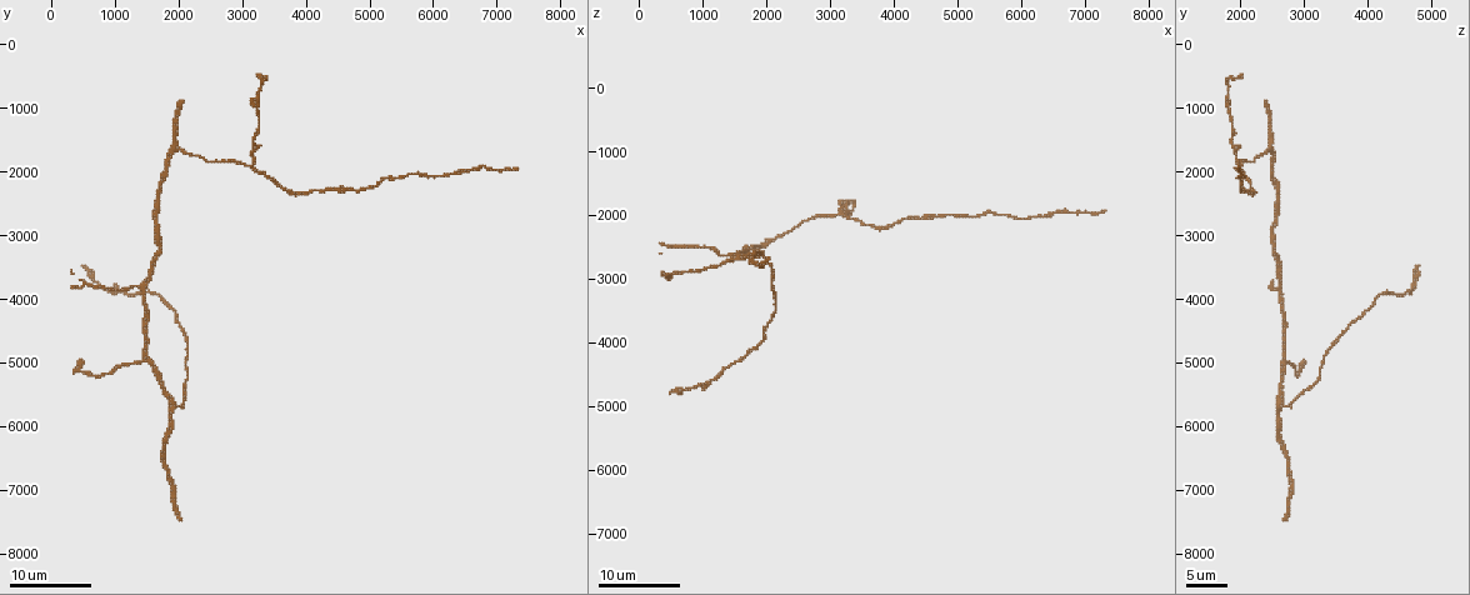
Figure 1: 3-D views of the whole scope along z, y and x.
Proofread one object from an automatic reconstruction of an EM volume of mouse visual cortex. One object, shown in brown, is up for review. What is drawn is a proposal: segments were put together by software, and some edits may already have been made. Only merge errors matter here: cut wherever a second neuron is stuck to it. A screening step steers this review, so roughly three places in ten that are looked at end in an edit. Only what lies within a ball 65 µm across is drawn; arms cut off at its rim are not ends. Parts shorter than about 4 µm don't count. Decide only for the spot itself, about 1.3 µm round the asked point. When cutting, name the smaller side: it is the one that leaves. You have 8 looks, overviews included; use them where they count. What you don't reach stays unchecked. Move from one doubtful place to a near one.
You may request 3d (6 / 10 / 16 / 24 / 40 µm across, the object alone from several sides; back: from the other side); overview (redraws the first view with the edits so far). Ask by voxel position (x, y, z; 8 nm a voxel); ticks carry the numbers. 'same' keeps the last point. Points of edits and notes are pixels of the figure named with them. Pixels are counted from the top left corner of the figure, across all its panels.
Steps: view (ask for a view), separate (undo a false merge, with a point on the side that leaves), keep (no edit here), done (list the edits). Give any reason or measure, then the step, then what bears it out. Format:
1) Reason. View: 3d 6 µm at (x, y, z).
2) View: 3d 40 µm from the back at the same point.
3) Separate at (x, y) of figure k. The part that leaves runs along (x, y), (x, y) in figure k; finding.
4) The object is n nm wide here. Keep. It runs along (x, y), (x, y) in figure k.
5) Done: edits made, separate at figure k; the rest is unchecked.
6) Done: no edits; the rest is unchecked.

Three arms meet. View: 3d 24 µm at (3150, 1850, 2000).

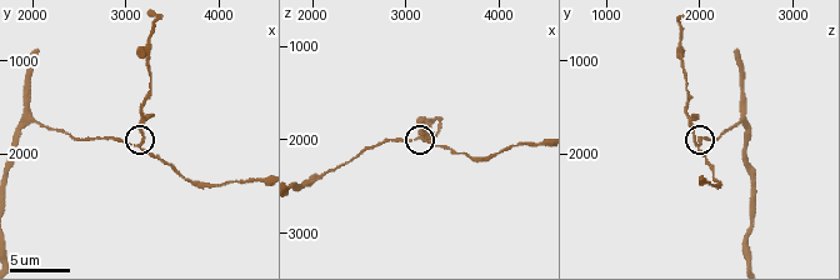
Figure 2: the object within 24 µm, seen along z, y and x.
Closer look. View: 3d 6 µm at (3150, 1900, 1950).

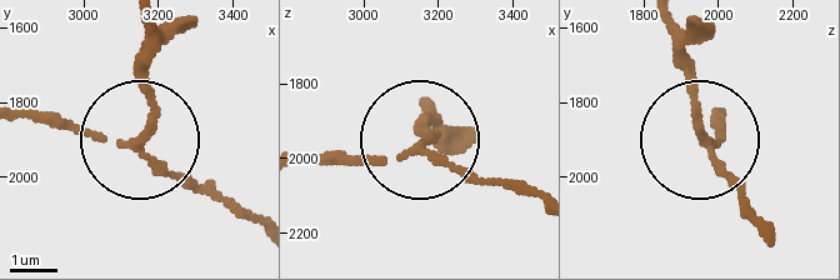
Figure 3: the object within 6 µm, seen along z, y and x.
From behind. View: 3d 6 µm from the back at (3160, 1900, 1960).

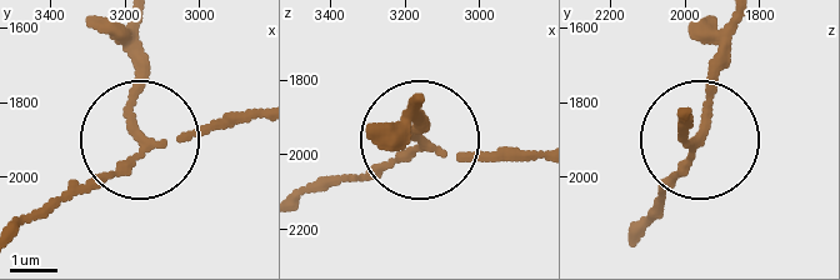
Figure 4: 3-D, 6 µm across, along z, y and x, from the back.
The object is 150 nm wide here. Separate at (141, 73) of figure 4. The part that leaves runs along (146, 138), (138, 23) in figure 4; a second neuron is stuck on.

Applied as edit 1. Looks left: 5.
View: overview.

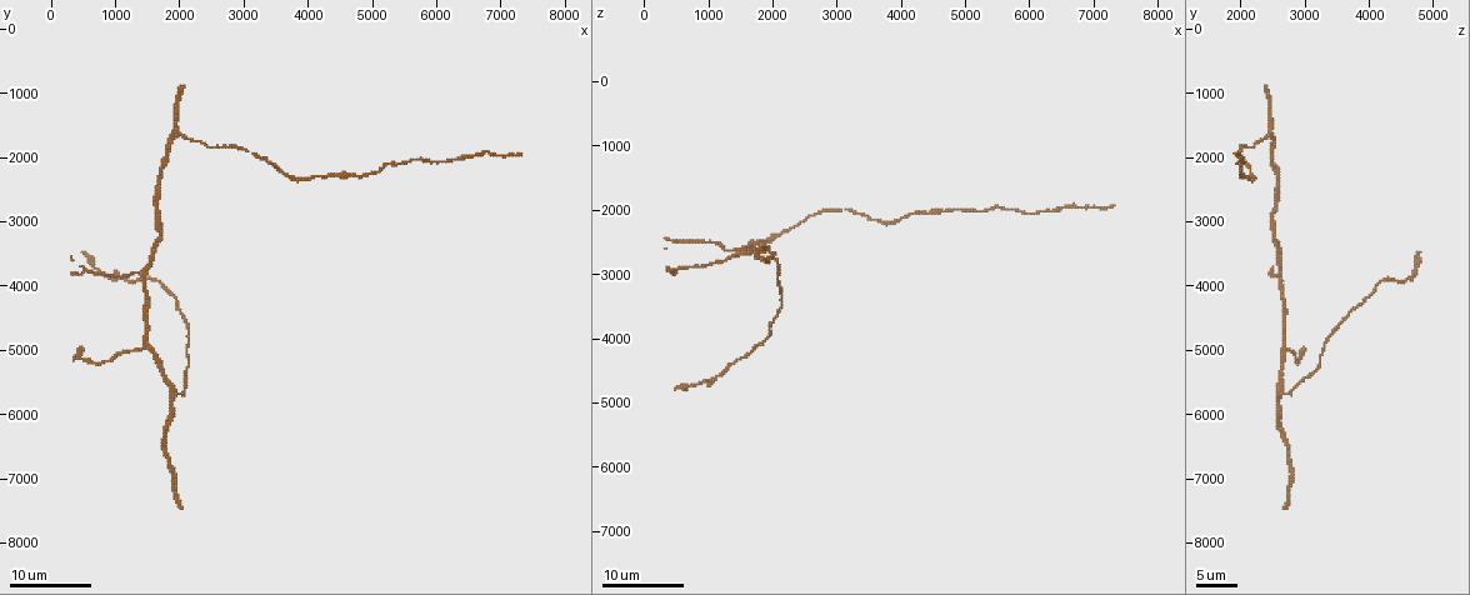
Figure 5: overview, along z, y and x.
A fork. View: 3d 16 µm at (1350, 3800, 2600).

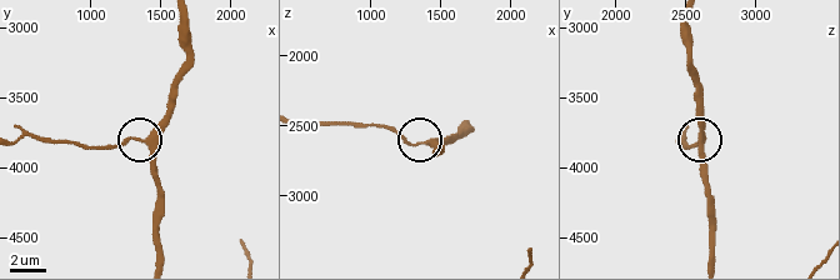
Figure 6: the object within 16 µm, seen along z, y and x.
Zoom in. View: 3d 10 µm at (1380, 3800, 2620).

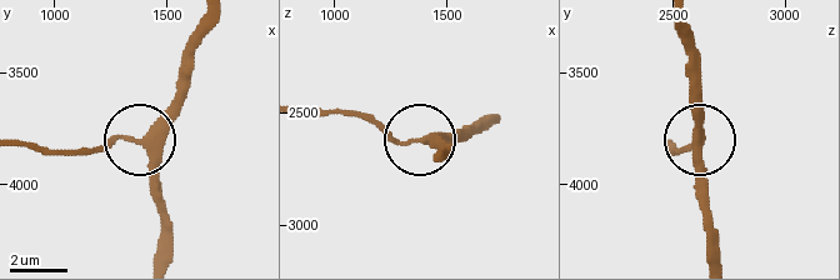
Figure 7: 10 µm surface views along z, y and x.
Keep. It runs along (209, 24), (185, 88), (145, 131), (80, 153), (54, 153) in figure 7; one neuron here.

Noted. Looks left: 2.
A fork. View: 3d 16 µm at (1500, 5000, 2700).

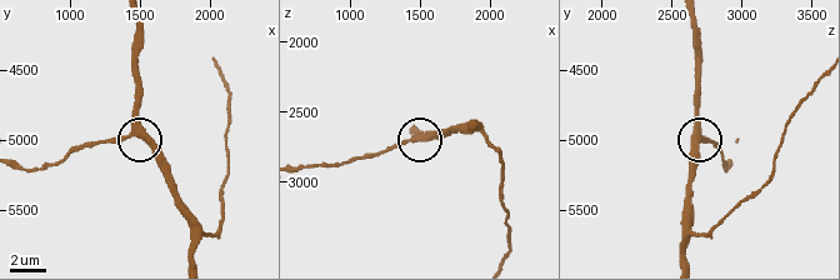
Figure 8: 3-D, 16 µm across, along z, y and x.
View: 3d 6 µm at (1480, 4980, 2680).

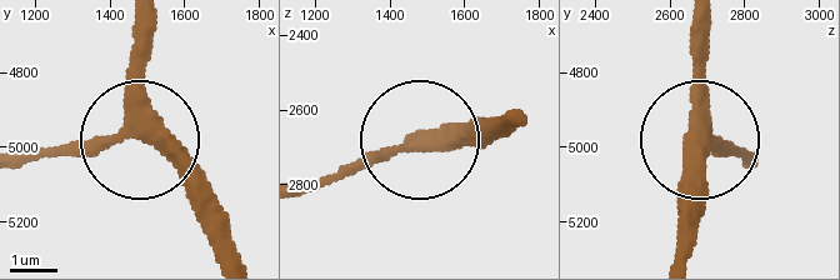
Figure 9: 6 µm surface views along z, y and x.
Keep. It runs along (693, 31), (696, 126), (713, 146), (740, 150) in figure 9; continuous, no second neuron.

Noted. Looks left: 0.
Done: edits made, separate at figure 4; the rest is unchecked.

